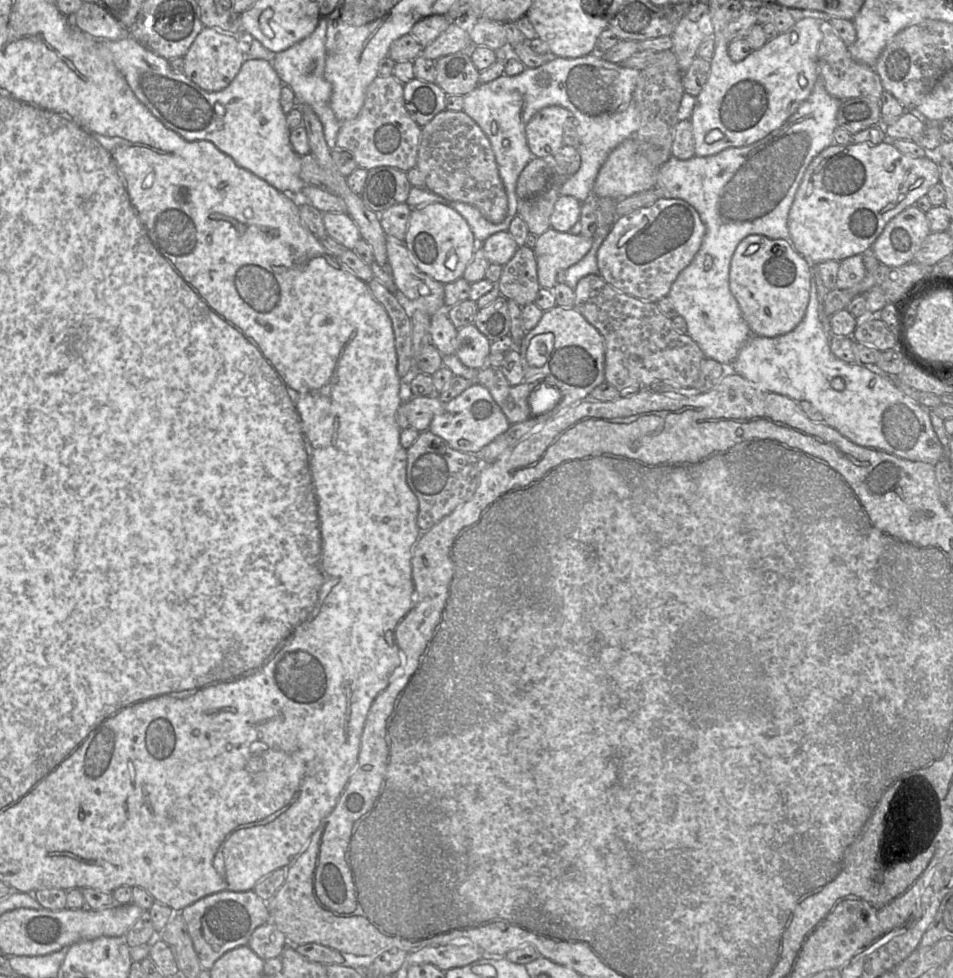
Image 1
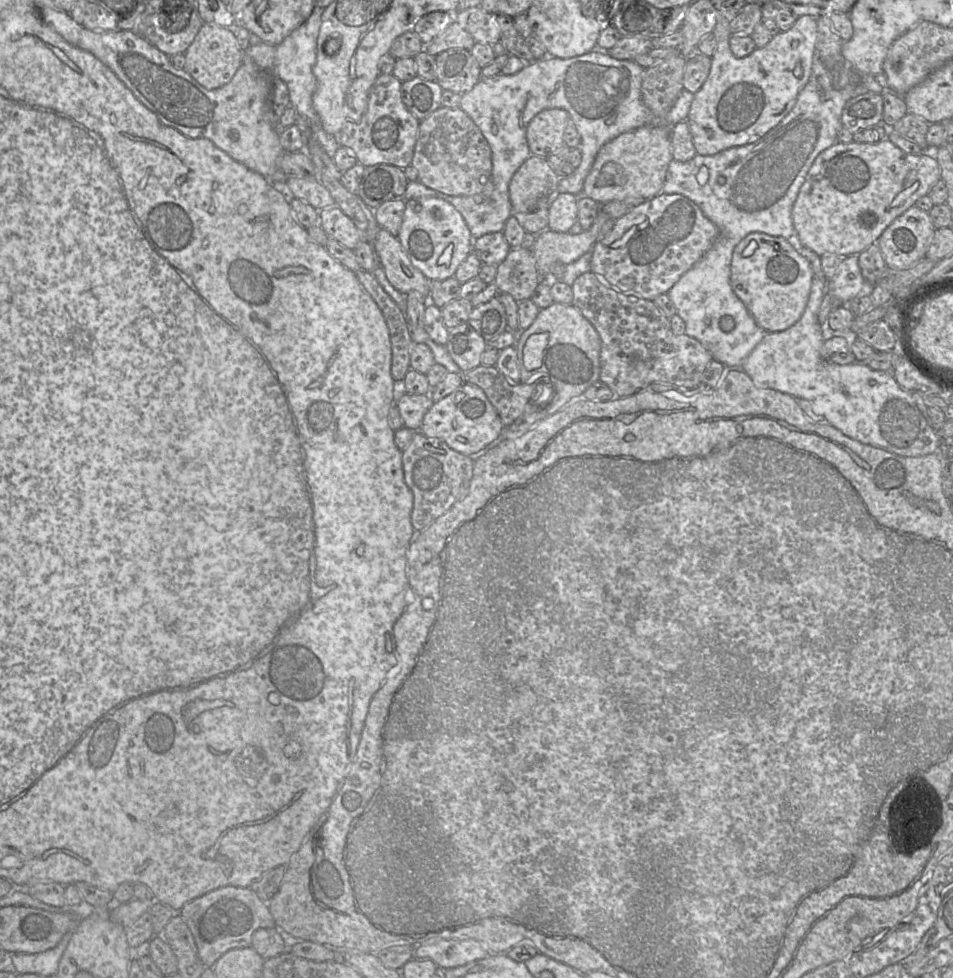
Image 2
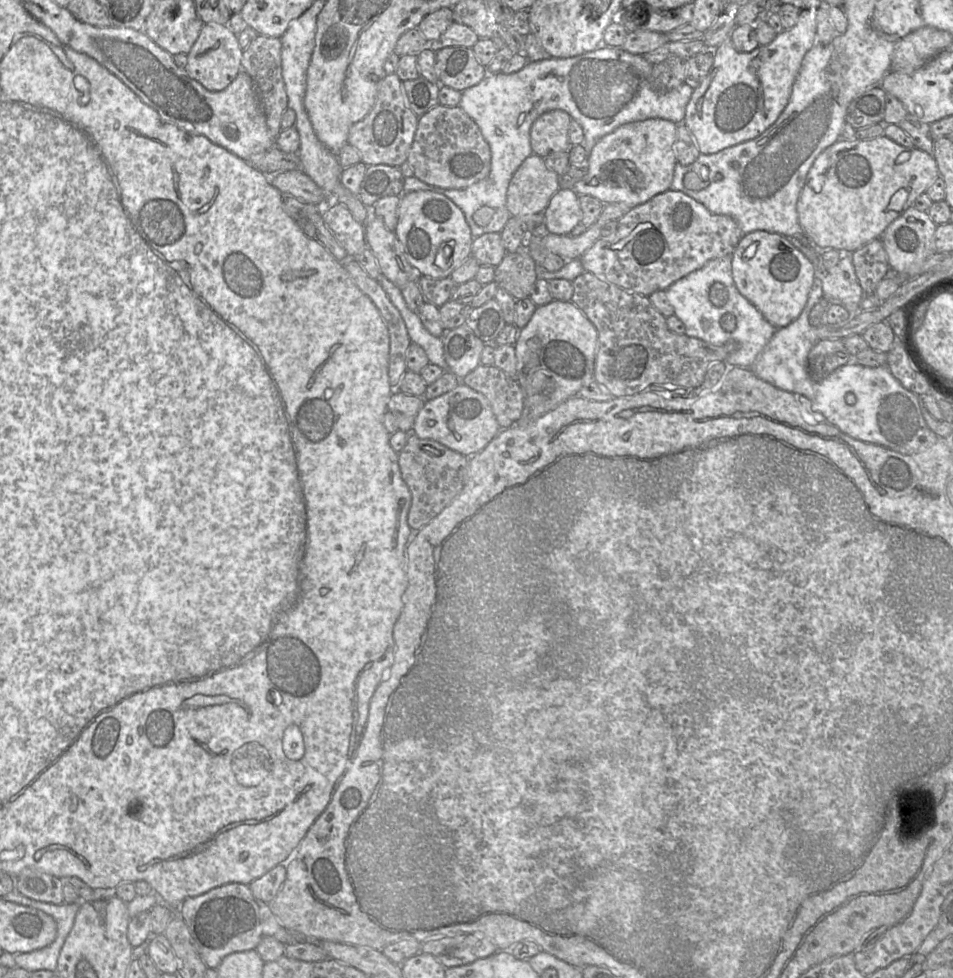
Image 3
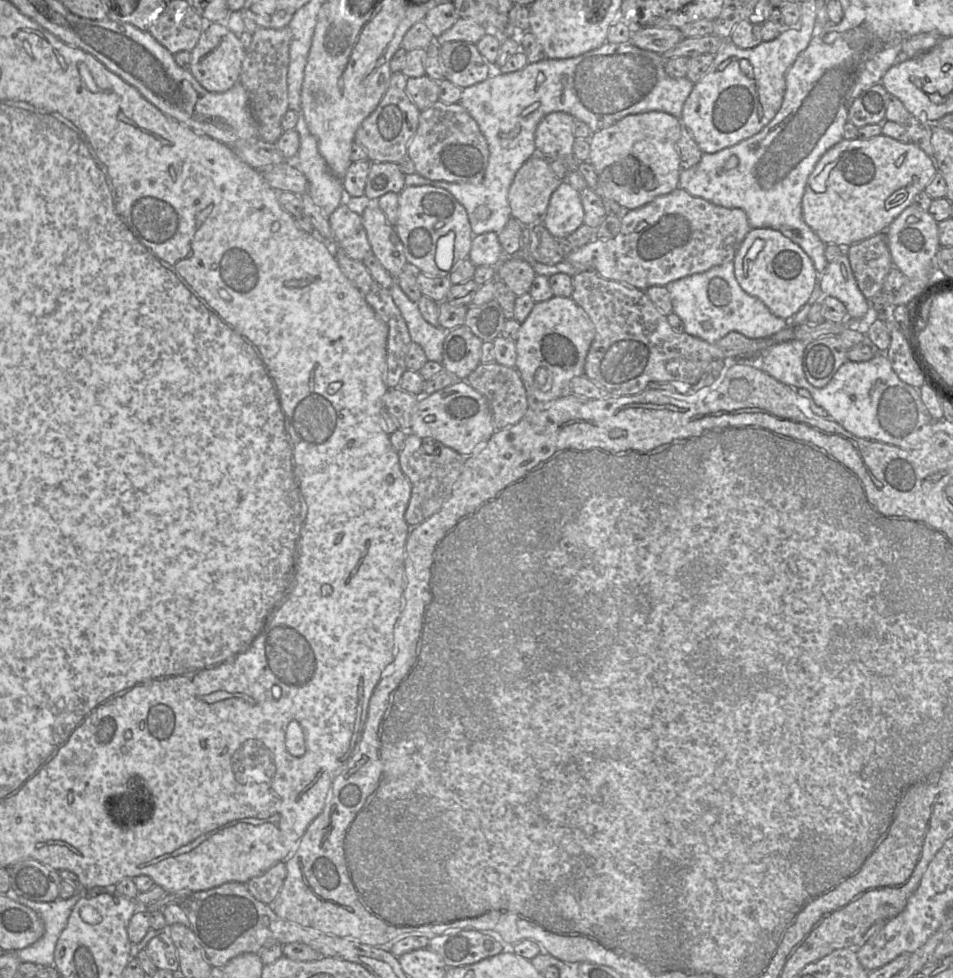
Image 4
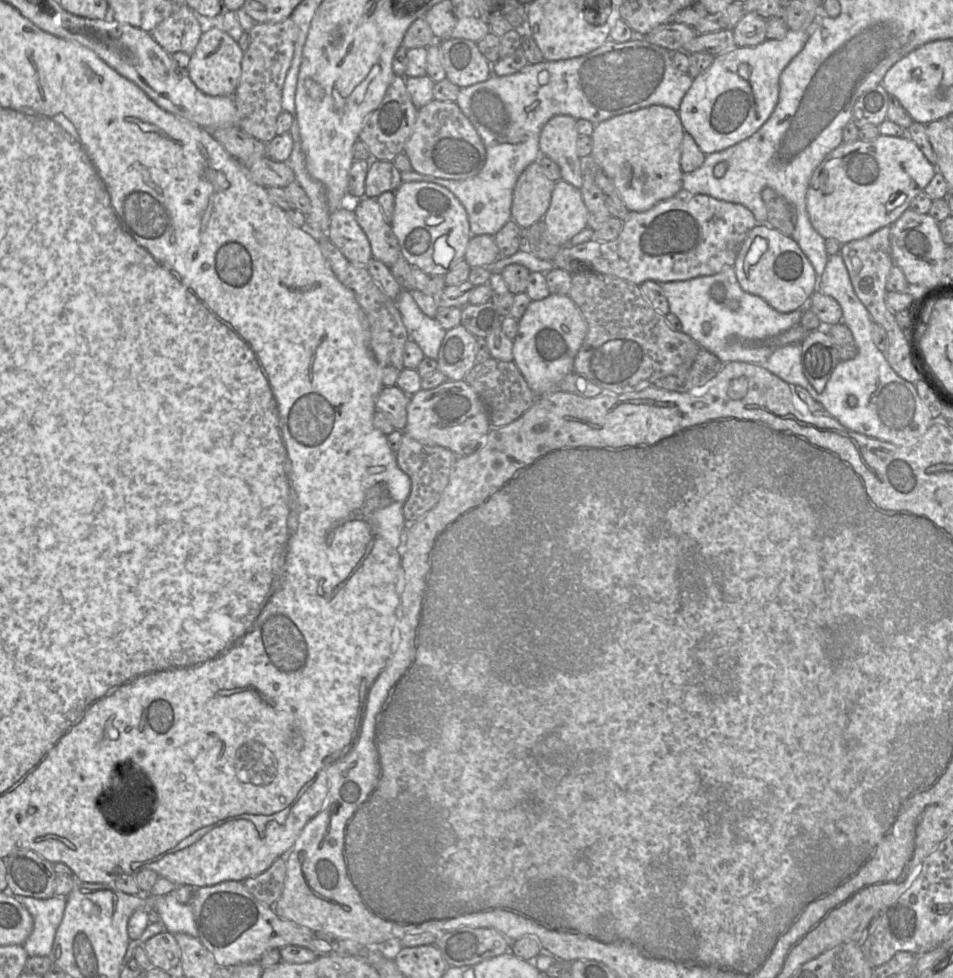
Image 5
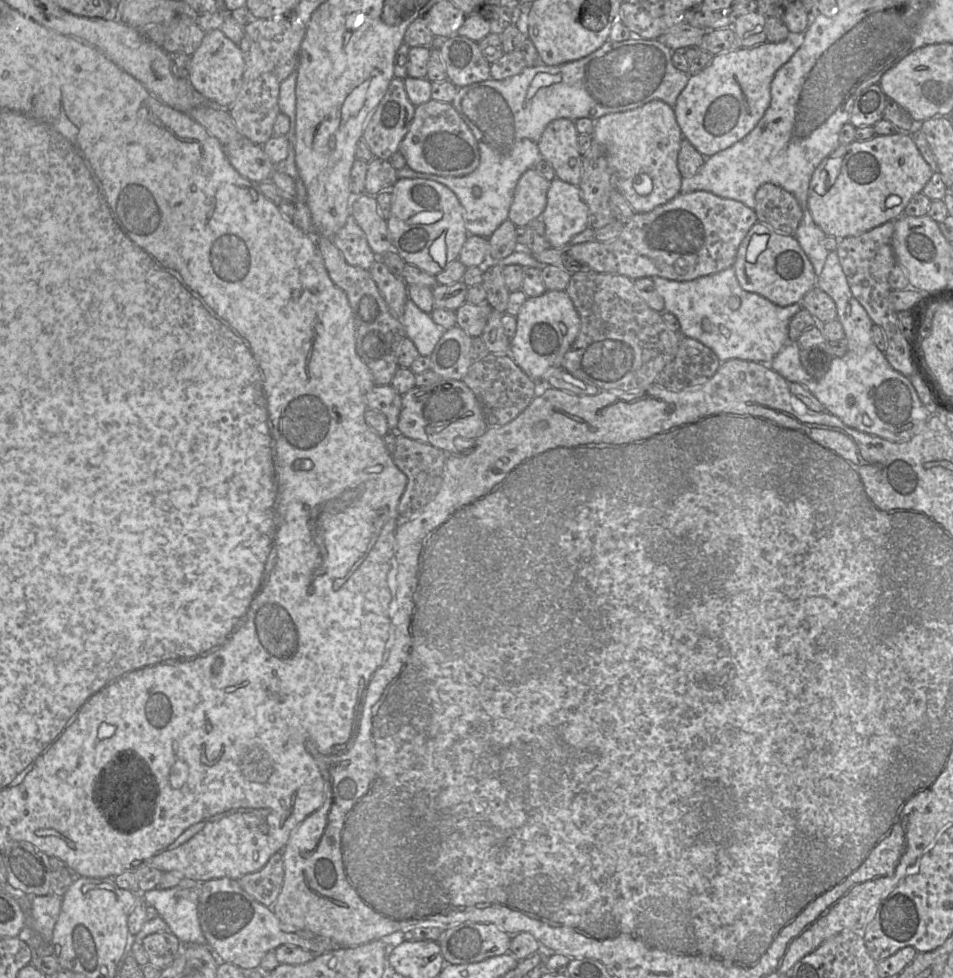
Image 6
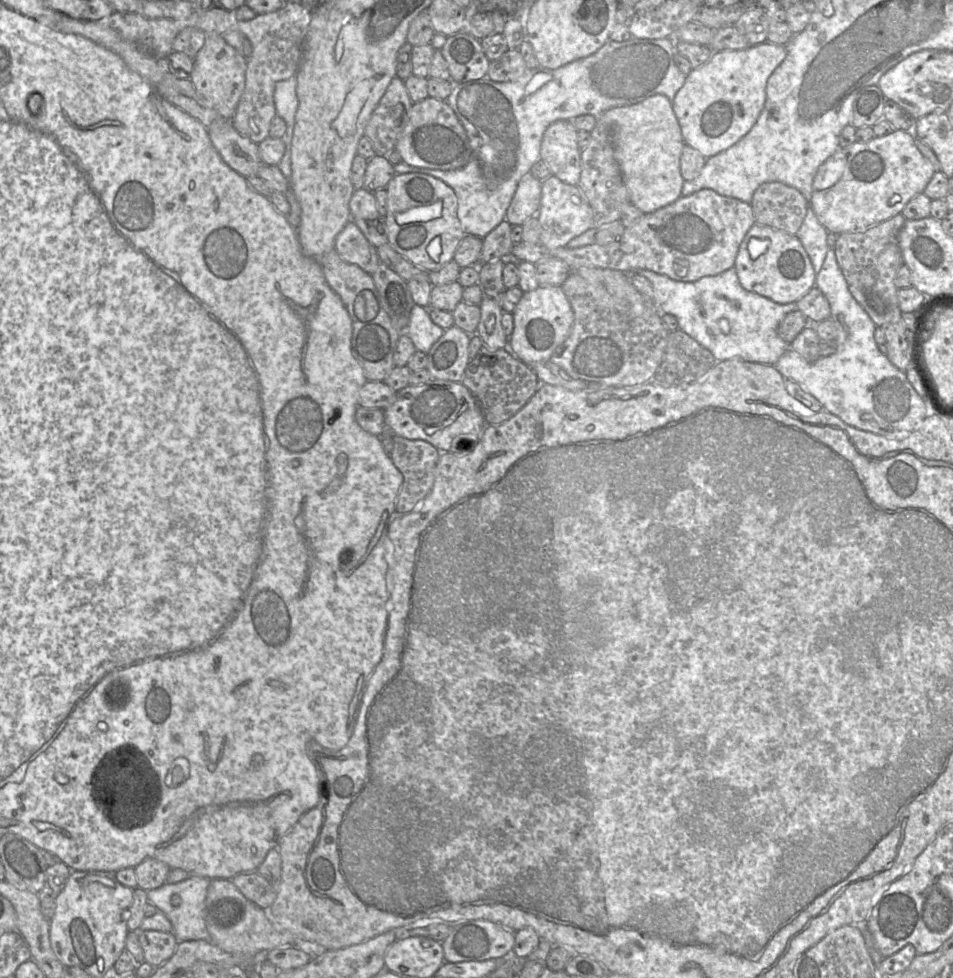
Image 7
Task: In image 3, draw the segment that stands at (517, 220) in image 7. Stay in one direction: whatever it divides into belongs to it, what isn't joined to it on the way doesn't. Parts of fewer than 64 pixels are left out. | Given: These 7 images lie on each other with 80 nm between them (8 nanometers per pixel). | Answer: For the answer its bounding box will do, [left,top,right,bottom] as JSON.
[506,153,560,220]

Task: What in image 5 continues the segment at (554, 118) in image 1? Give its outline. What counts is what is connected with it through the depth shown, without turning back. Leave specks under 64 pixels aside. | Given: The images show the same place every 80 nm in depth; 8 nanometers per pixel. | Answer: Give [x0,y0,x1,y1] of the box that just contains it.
[540,115,582,189]

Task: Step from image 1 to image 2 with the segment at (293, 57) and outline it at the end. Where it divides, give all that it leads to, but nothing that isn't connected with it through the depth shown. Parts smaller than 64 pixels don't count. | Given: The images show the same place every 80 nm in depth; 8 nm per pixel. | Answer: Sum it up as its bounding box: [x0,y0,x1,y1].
[275,6,340,158]

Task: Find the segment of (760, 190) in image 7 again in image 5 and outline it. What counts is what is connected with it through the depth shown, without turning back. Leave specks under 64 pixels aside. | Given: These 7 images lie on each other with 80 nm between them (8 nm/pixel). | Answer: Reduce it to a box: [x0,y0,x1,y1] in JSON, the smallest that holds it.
[761,188,795,236]

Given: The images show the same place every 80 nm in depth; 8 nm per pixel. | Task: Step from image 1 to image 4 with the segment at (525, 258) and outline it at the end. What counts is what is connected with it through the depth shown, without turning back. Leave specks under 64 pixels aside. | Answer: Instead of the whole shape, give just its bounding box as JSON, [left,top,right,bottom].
[496,257,536,296]

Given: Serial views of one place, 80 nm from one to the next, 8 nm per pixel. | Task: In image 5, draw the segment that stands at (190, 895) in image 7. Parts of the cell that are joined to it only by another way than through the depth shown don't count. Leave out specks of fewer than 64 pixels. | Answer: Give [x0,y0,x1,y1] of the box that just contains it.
[150,894,198,938]

